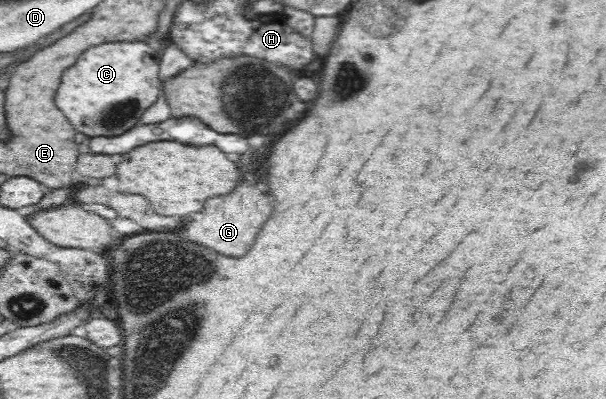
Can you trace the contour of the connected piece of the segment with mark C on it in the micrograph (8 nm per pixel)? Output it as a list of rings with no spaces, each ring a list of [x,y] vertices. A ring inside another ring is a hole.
[[[115,42],[115,44],[99,44],[85,52],[79,58],[79,64],[63,76],[61,88],[57,92],[57,106],[61,112],[71,120],[77,132],[87,136],[117,136],[129,130],[133,122],[133,102],[137,102],[137,118],[139,114],[149,108],[157,96],[157,68],[159,68],[159,54],[147,46],[137,42]],[[129,102],[129,122],[111,124],[109,116],[113,110],[127,106]]]

